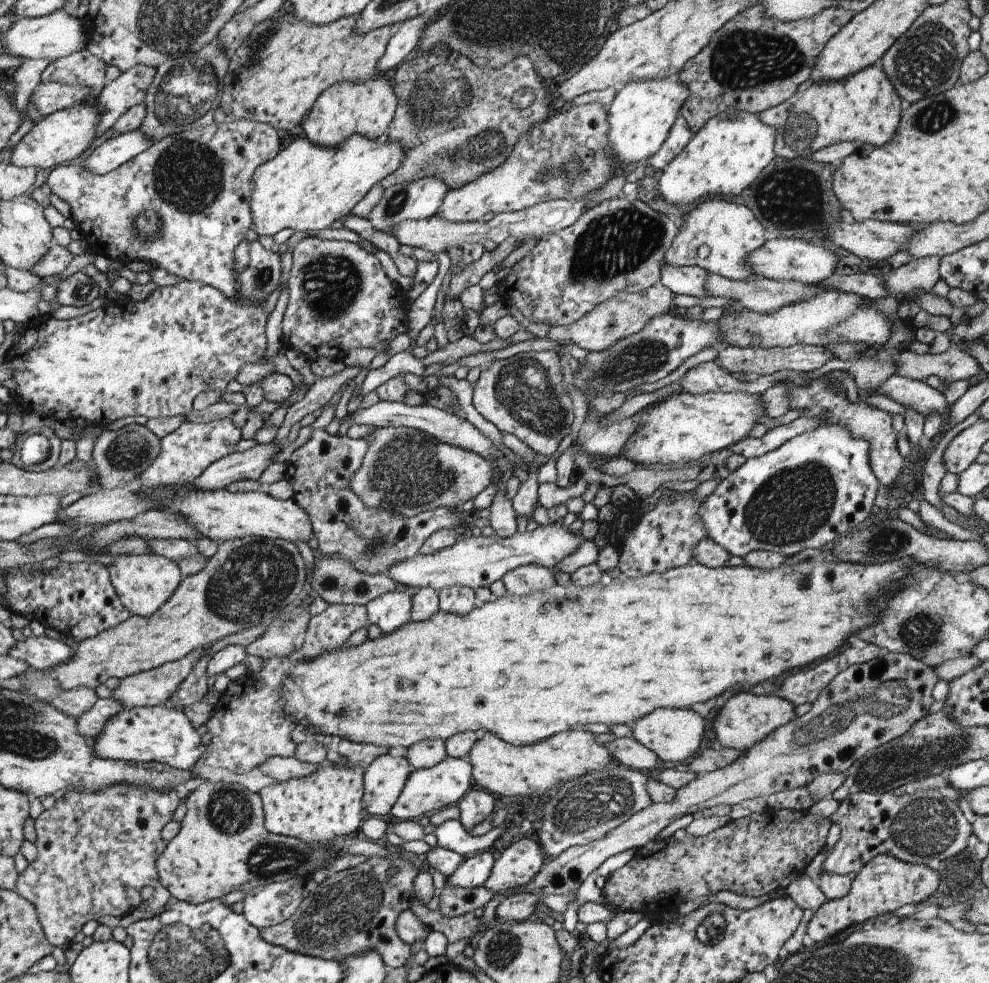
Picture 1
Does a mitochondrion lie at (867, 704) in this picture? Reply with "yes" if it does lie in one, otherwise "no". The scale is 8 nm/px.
yes

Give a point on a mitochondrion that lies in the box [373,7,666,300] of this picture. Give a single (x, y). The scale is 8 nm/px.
(438, 122)

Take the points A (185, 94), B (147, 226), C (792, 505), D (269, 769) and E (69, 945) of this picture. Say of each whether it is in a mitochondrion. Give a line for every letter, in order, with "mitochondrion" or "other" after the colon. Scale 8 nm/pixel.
A: mitochondrion
B: mitochondrion
C: mitochondrion
D: other
E: other

